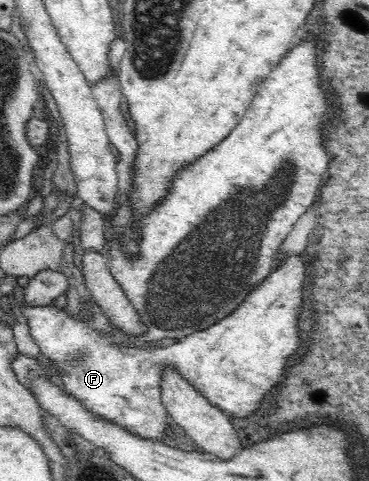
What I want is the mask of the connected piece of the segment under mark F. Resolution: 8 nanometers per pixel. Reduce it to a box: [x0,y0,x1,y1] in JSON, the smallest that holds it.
[22,259,310,439]

